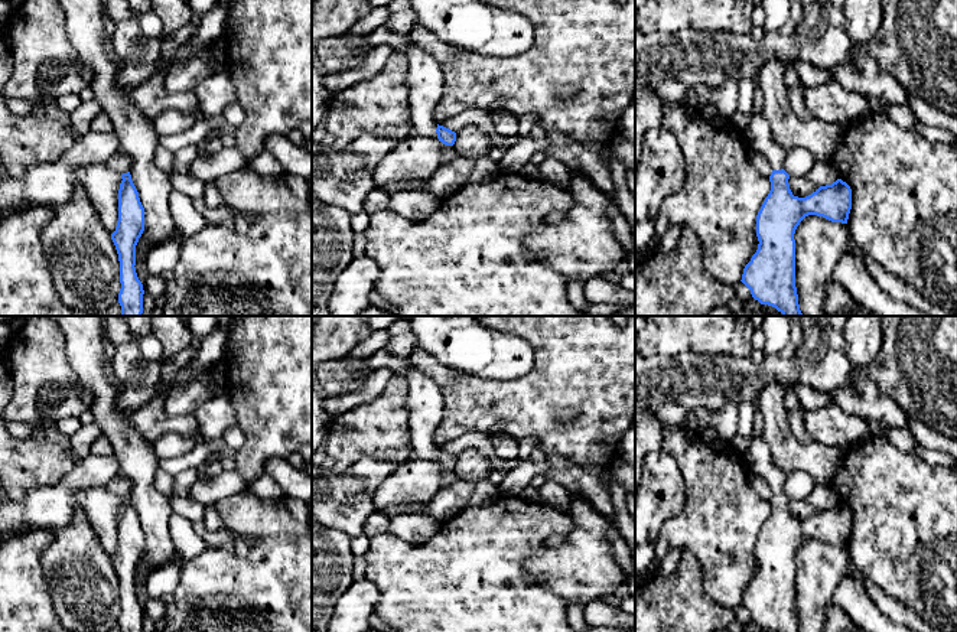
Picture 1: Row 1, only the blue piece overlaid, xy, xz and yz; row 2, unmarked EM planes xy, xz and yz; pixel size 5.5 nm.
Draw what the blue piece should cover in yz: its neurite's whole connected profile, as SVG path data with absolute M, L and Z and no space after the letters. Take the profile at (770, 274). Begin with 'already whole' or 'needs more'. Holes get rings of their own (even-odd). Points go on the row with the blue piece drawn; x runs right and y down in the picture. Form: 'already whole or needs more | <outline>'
already whole | M784 169L772 170L769 176L771 190L756 215L758 250L745 265L740 281L761 304L775 307L782 316L803 316L795 287L795 229L808 215L847 224L852 209L852 189L846 182L837 179L831 185L820 186L805 198L798 198L792 195L788 179L790 175Z

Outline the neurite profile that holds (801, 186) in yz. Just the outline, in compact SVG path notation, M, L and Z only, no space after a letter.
M790 176L790 189L794 196L805 198L816 192L820 186L811 182L807 176Z

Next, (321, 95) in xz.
M312 53L312 130L325 118L332 100L332 92L323 84L323 71Z

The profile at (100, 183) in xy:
M95 163L75 170L75 183L89 198L104 228L110 235L118 221L118 189L121 175L111 170L107 163Z

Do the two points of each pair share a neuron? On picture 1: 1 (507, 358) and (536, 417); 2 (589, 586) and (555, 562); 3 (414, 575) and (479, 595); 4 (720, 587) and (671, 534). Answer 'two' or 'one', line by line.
1: two
2: one
3: one
4: one

